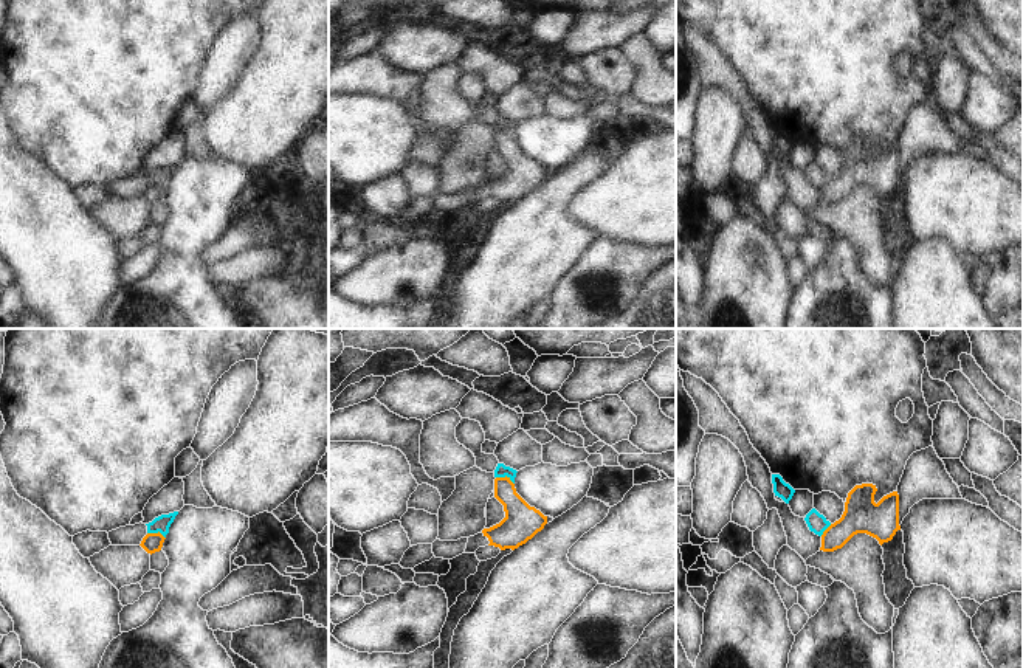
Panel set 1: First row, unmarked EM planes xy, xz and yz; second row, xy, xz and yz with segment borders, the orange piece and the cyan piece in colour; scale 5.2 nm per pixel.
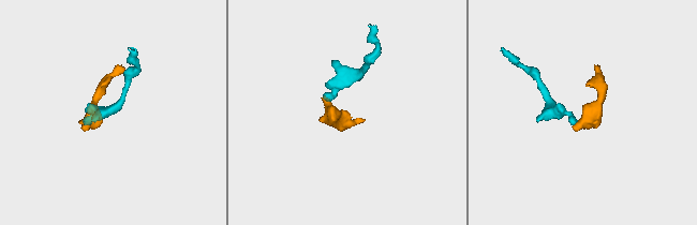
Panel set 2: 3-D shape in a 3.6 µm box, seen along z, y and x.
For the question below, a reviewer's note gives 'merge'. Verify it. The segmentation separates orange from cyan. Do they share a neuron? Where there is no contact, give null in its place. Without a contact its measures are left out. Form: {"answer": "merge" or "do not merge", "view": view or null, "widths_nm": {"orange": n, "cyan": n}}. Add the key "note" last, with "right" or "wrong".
{"answer": "do not merge", "view": "xz", "widths_nm": {"orange": 180, "cyan": 70}, "note": "wrong"}

